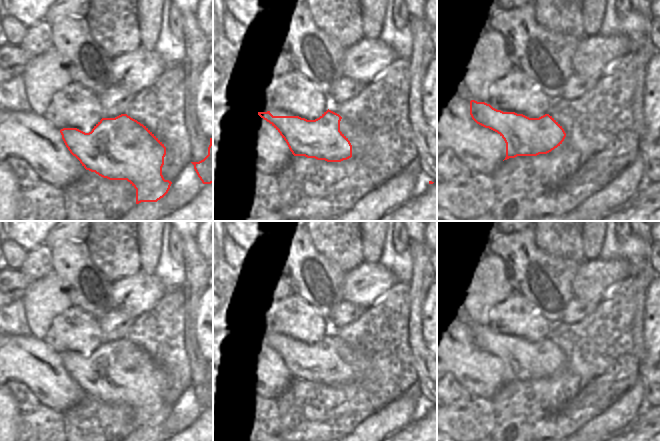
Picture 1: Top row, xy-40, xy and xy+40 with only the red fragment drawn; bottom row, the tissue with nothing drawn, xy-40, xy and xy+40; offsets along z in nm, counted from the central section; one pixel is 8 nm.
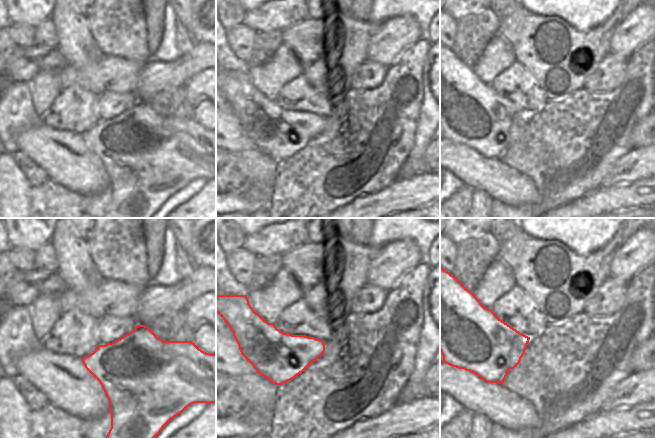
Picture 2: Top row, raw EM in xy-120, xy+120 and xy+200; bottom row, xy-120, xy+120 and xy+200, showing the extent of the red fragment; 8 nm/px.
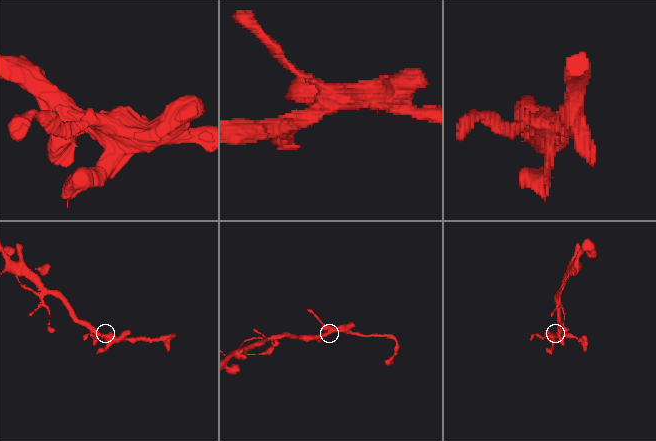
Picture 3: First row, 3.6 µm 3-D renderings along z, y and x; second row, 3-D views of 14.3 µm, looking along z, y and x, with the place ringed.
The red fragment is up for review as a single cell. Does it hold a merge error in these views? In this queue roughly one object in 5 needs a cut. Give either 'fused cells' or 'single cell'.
single cell

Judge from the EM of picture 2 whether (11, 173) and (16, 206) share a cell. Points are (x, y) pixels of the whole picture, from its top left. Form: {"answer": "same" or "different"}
{"answer": "same"}

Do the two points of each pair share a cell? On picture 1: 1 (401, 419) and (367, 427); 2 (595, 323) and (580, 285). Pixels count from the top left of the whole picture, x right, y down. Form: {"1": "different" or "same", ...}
{"1": "same", "2": "different"}

